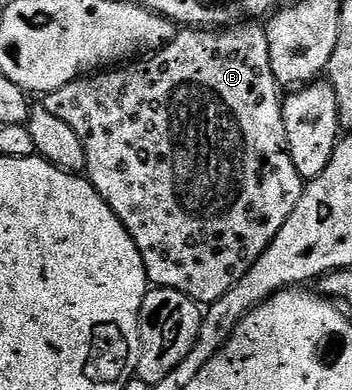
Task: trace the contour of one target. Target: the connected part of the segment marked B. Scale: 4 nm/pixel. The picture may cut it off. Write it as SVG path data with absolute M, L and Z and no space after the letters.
M238 23L228 27L185 27L173 38L170 45L165 45L144 59L133 59L120 67L108 71L97 71L92 75L78 77L77 80L59 87L55 91L44 94L43 104L51 115L63 119L75 135L83 143L85 152L84 176L99 191L99 195L115 211L117 218L127 227L131 239L135 239L135 247L139 247L139 255L143 259L145 275L150 286L159 289L183 291L191 300L198 303L218 301L267 251L271 239L279 235L279 227L287 223L287 215L295 211L295 203L299 203L303 188L303 178L295 171L295 163L291 163L291 155L287 147L287 131L283 127L282 94L275 75L271 71L271 55L267 47L267 35L264 28L257 23Z

